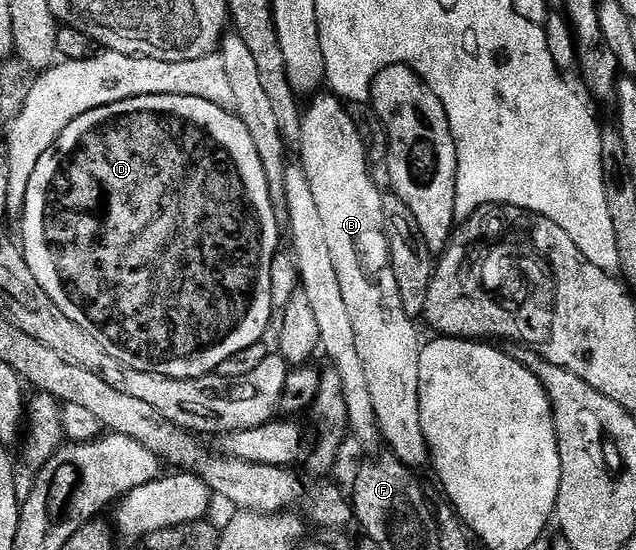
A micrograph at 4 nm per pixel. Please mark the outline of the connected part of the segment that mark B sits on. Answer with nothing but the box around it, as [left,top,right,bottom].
[297,93,429,469]

